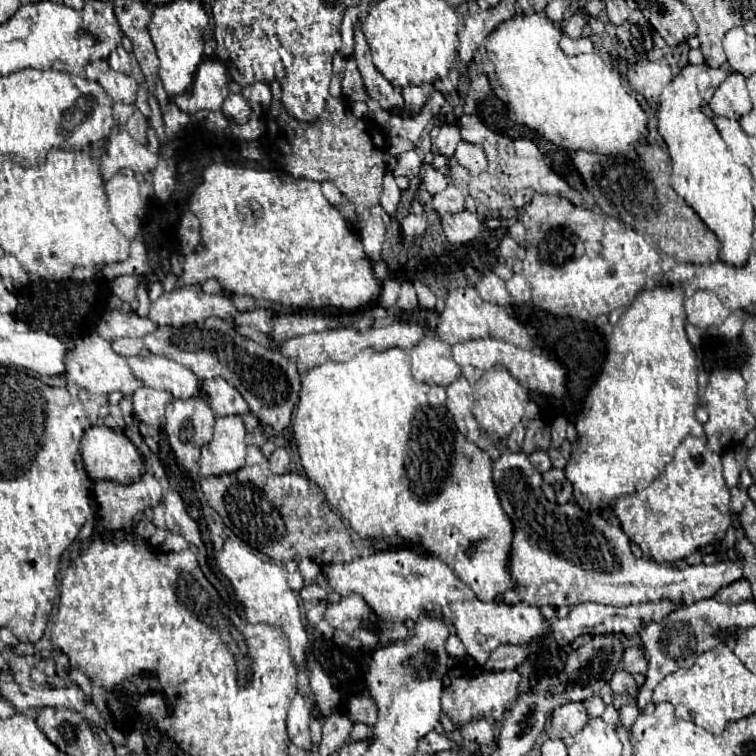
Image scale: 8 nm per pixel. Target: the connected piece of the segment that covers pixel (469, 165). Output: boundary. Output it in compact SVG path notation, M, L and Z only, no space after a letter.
M459 141L457 151L455 151L455 161L471 173L481 173L487 167L483 149L479 145L467 143L467 141Z

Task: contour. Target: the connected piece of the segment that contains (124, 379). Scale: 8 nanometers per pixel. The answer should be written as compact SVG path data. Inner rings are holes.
M89 333L83 339L79 339L77 345L67 353L63 377L69 383L75 383L81 389L85 389L89 393L97 393L97 395L109 395L113 391L121 391L123 395L131 395L135 389L141 387L141 383L133 377L127 361L121 355L117 355L111 349L111 343L105 341L103 337L99 337L97 333Z

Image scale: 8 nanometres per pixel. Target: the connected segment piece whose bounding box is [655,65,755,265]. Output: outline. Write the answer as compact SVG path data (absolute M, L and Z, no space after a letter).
M687 65L679 71L677 77L663 89L661 105L655 111L657 115L657 131L667 143L667 153L671 157L671 187L673 191L695 209L699 219L715 233L719 239L719 259L727 265L743 265L751 253L751 235L755 227L755 209L753 209L753 179L751 171L745 165L739 165L731 159L725 141L709 121L709 117L701 111L703 103L709 103L715 89L725 81L729 71L713 69L709 65Z

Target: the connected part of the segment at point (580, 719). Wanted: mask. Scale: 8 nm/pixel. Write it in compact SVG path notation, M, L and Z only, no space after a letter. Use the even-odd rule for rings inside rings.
M565 703L557 707L557 715L553 717L555 725L549 729L549 737L565 737L565 735L575 735L579 729L583 729L589 721L585 713L583 703ZM585 723L585 725L583 725ZM553 731L553 733L551 733Z

